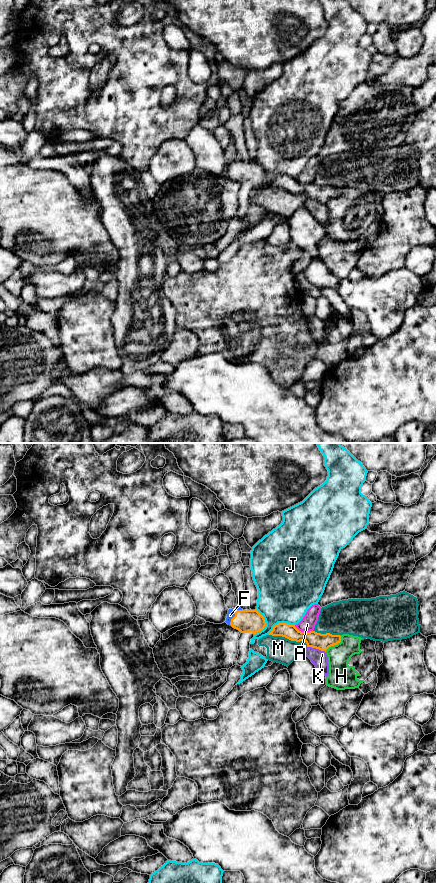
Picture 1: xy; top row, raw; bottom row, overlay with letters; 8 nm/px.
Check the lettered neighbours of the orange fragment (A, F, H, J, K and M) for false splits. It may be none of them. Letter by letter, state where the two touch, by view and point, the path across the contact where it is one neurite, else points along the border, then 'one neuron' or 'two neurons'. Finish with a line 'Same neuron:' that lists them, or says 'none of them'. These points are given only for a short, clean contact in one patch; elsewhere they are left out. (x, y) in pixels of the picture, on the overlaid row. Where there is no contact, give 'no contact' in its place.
A: xy (303, 632) | along xy (294, 625), (301, 631), (312, 631) | two neurons
F: xy (232, 612) | across xy (245, 621), (239, 619), (232, 612), (230, 615) | one neuron
H: xy (335, 644) | two neurons
J: xy (265, 623) | two neurons
K: xy (316, 648) | along xy (307, 646), (318, 648), (325, 652) | two neurons
M: xy (289, 639) | two neurons
Same neuron: F

